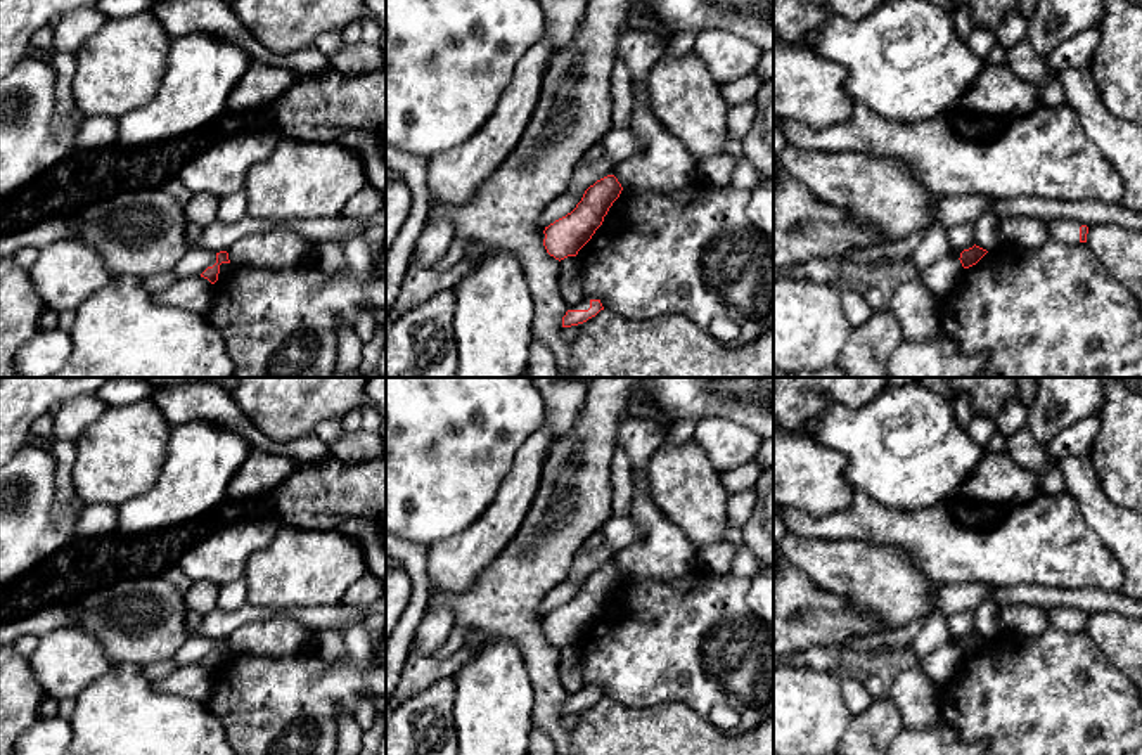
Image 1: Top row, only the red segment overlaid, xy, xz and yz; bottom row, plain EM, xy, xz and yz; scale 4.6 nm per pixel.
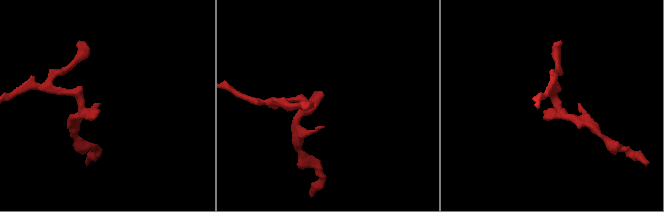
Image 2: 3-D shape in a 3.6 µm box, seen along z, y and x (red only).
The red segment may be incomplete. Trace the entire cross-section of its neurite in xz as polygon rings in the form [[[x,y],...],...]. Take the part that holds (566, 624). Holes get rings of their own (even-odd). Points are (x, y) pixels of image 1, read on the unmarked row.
[[[607,563],[590,573],[571,601],[545,615],[543,634],[547,641],[559,649],[576,644],[602,613],[621,578],[623,575],[614,563]]]

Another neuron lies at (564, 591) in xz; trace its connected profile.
[[[585,578],[564,580],[555,589],[552,589],[540,604],[538,610],[540,618],[545,618],[550,611],[571,601],[581,589],[583,582]]]

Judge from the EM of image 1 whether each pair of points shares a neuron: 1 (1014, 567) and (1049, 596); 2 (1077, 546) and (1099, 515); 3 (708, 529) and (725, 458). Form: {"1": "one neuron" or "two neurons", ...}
{"1": "two neurons", "2": "two neurons", "3": "two neurons"}

